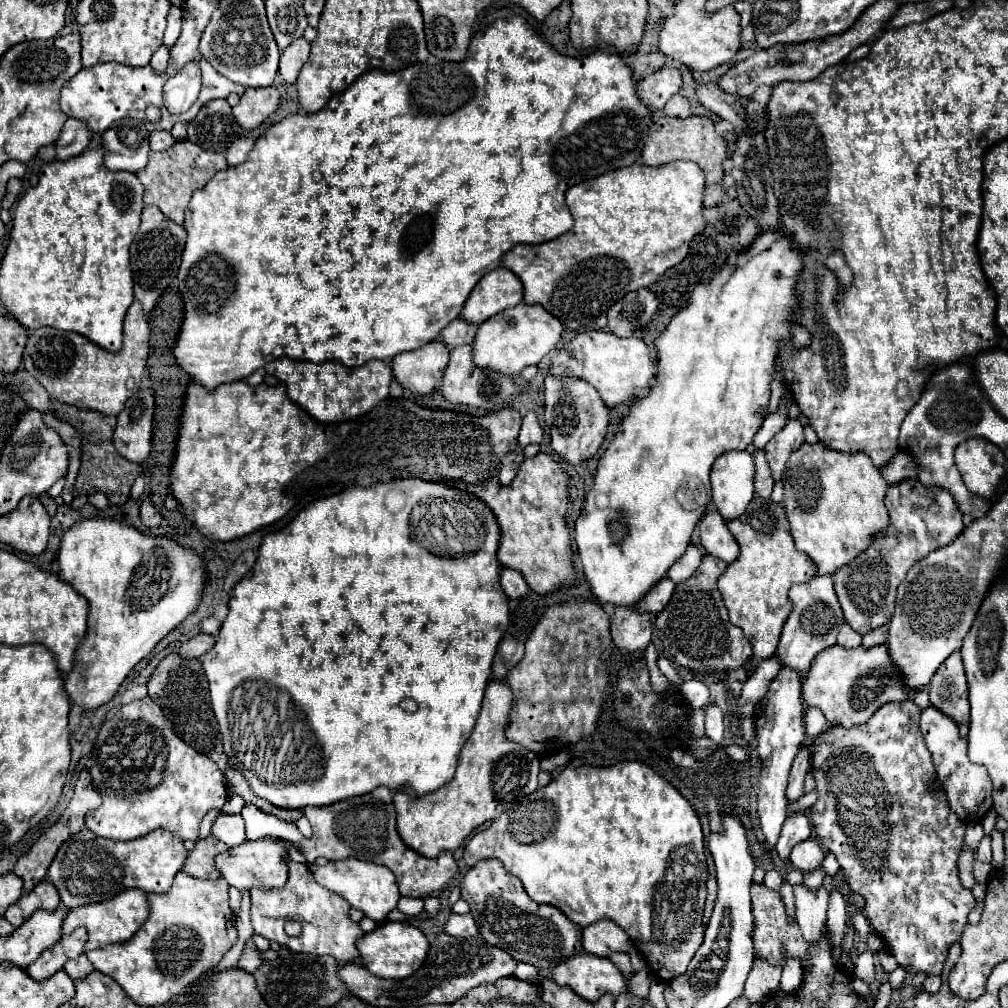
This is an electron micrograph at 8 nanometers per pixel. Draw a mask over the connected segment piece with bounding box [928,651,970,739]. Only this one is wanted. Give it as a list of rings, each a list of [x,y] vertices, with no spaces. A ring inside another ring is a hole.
[[[960,651],[952,653],[936,671],[928,685],[932,707],[940,709],[952,721],[958,723],[960,737],[966,739],[970,725],[970,703],[968,703],[968,683],[962,665]]]

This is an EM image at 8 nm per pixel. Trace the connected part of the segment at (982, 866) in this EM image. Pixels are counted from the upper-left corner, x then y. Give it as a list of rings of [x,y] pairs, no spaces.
[[[974,861],[974,879],[978,883],[986,883],[990,871],[992,871],[992,865],[990,863],[986,865],[986,863],[980,863],[980,861]]]

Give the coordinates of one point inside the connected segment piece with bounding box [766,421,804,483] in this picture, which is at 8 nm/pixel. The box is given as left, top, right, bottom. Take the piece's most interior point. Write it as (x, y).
(782, 445)

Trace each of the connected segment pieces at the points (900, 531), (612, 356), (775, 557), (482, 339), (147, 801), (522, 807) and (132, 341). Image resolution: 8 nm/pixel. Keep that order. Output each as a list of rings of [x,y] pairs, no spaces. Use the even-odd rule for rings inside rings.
[[[918,479],[888,487],[886,507],[890,515],[888,531],[882,537],[878,535],[868,551],[832,575],[844,619],[860,635],[892,619],[896,589],[904,581],[908,569],[924,559],[924,555],[952,543],[964,529],[962,513],[954,497],[944,489],[926,489]]]
[[[594,329],[594,331],[584,331],[578,333],[574,339],[562,343],[554,353],[550,353],[550,365],[548,365],[548,375],[552,377],[576,377],[582,381],[588,381],[596,391],[600,393],[600,399],[604,401],[606,407],[620,405],[624,401],[634,399],[634,389],[646,389],[650,387],[650,379],[654,377],[654,361],[650,359],[648,347],[640,337],[616,337],[610,331]]]
[[[754,495],[746,511],[738,519],[728,521],[728,529],[740,545],[740,557],[720,575],[718,591],[726,603],[730,621],[744,631],[744,637],[752,645],[752,665],[756,667],[762,659],[776,653],[782,625],[790,615],[790,587],[810,581],[816,569],[810,557],[796,551],[784,507],[770,499]]]
[[[520,303],[512,309],[504,309],[498,315],[486,319],[478,325],[474,343],[472,343],[472,359],[478,369],[492,369],[504,375],[518,375],[524,367],[538,365],[560,341],[562,323],[552,317],[540,305]]]
[[[150,697],[122,705],[100,727],[92,755],[90,775],[104,803],[98,809],[86,813],[86,827],[106,839],[138,839],[154,829],[166,829],[180,839],[196,841],[202,817],[210,809],[222,809],[228,799],[223,773],[220,773],[218,765],[198,749],[184,743],[174,733],[172,723],[164,717],[162,709]]]
[[[622,761],[622,763],[612,765],[612,767],[582,765],[582,767],[576,767],[576,769],[574,767],[562,769],[562,773],[554,781],[550,781],[546,787],[538,789],[536,793],[528,795],[522,803],[518,803],[510,811],[502,813],[496,821],[492,821],[492,825],[486,831],[476,833],[468,841],[468,845],[464,849],[464,861],[466,861],[466,865],[474,867],[482,859],[498,859],[510,875],[514,875],[514,877],[518,877],[522,881],[522,887],[530,895],[532,901],[558,907],[570,921],[574,921],[582,929],[588,927],[588,925],[592,925],[592,923],[596,923],[596,921],[600,921],[600,919],[612,919],[616,925],[620,925],[628,933],[628,937],[632,939],[632,943],[638,949],[638,953],[642,957],[646,957],[644,961],[648,963],[650,973],[656,979],[660,979],[660,981],[670,981],[670,979],[678,977],[680,973],[684,973],[686,967],[688,967],[688,963],[692,961],[696,949],[704,941],[704,929],[706,929],[706,925],[702,921],[702,915],[704,915],[704,901],[706,901],[708,865],[706,865],[706,857],[704,857],[704,841],[702,841],[700,821],[698,821],[694,809],[690,807],[690,803],[666,779],[662,779],[658,773],[654,773],[644,763]]]
[[[134,301],[124,319],[124,343],[118,353],[96,349],[86,337],[70,331],[60,331],[54,327],[40,327],[36,331],[28,331],[28,341],[24,349],[22,367],[38,379],[38,383],[50,393],[50,397],[76,405],[78,409],[92,409],[104,415],[118,415],[132,391],[136,393],[140,387],[142,373],[146,371],[148,359],[148,337],[150,329],[144,319],[142,307]]]

